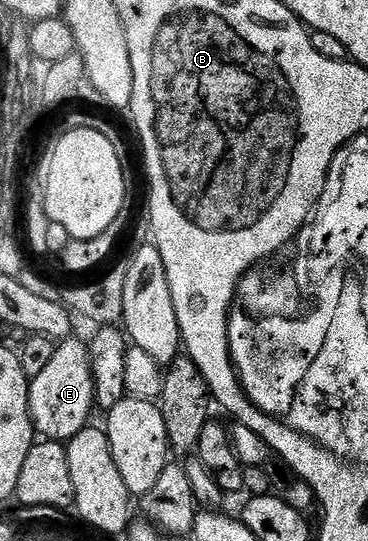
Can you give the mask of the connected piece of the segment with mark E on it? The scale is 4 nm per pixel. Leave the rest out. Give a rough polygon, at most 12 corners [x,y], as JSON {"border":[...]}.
{"border":[[75,338],[30,381],[39,437],[69,442],[96,412],[90,349]]}

